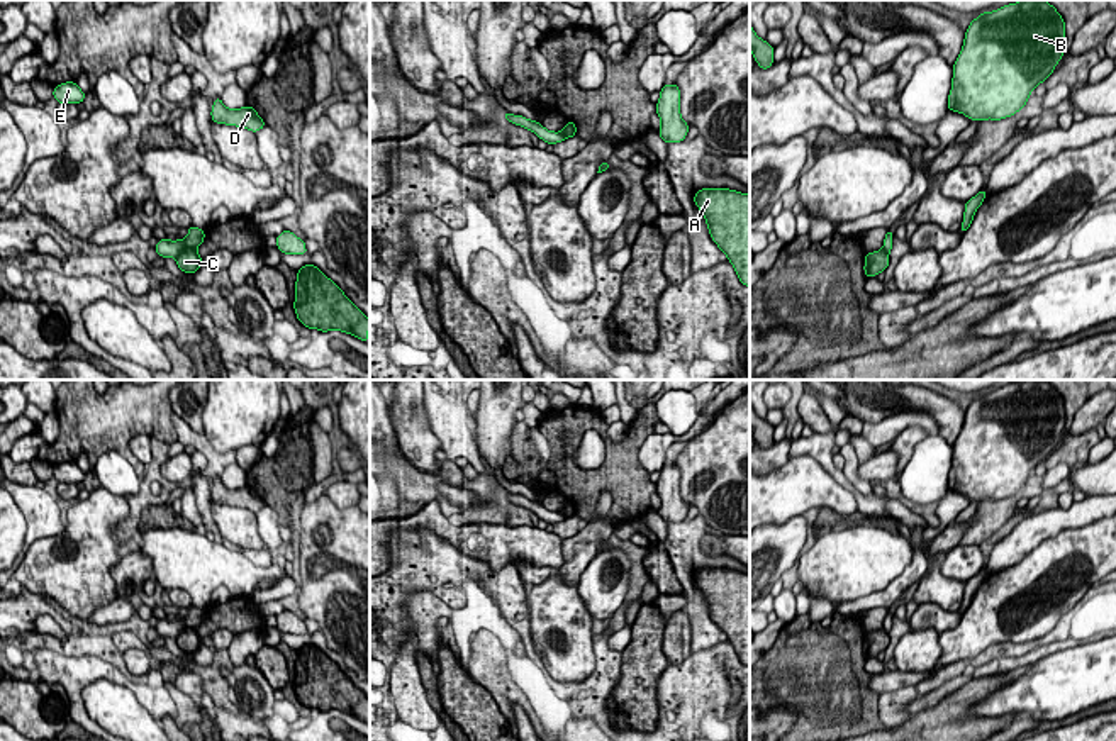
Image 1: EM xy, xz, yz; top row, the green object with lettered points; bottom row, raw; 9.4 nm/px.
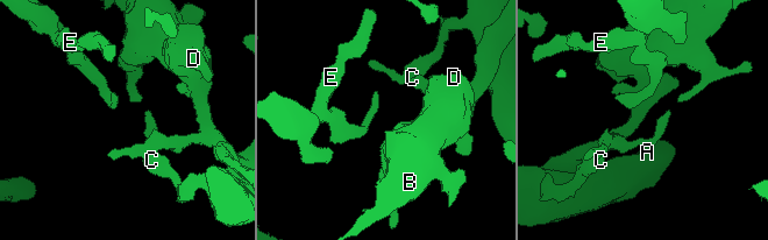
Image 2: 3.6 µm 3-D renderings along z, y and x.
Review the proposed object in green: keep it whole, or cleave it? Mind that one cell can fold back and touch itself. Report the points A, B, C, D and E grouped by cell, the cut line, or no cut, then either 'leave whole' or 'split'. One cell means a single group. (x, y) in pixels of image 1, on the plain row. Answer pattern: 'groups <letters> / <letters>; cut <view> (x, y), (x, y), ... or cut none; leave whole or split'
groups A C E / B D; cut xy (195, 628), (185, 628), (175, 638); split

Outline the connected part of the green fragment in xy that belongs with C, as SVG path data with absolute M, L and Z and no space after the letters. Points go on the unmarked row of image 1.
M187 627L176 636L176 644L185 653L197 653L204 641L195 627Z

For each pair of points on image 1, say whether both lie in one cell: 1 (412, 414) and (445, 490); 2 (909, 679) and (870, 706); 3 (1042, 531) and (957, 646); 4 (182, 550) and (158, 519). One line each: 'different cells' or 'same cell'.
1: different cells
2: different cells
3: different cells
4: different cells

